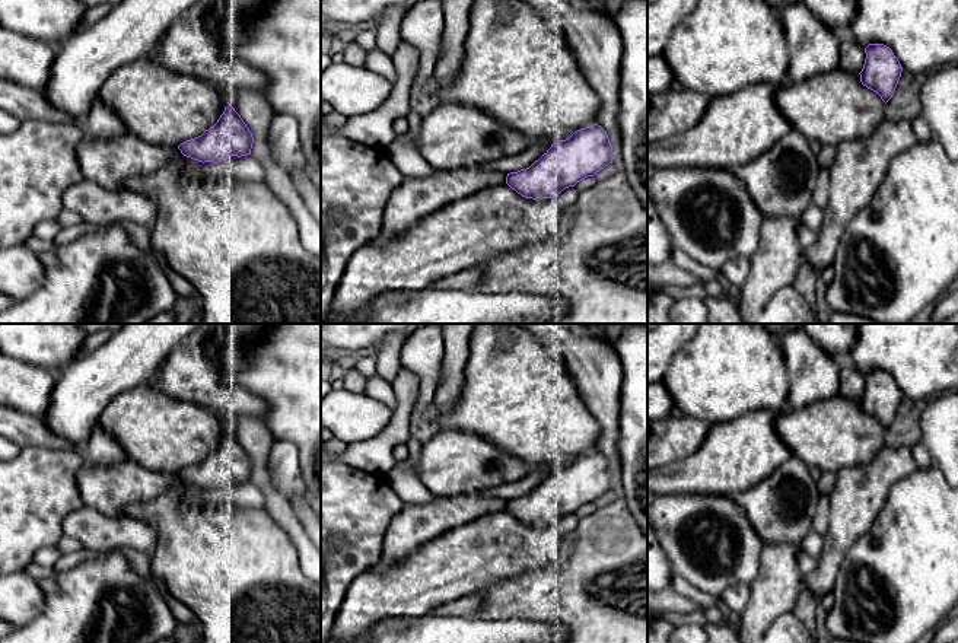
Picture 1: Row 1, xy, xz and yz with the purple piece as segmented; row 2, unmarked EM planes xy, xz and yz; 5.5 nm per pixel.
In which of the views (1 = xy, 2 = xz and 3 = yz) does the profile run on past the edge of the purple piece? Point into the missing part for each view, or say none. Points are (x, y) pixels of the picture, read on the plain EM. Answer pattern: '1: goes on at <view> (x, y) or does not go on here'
1: does not go on here
2: does not go on here
3: does not go on here

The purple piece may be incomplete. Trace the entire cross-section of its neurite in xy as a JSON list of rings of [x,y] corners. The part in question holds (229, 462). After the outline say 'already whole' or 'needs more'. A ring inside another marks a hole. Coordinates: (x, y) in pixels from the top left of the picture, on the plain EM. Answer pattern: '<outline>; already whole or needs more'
[[[232,432],[201,462],[178,472],[181,480],[198,488],[222,488],[229,483],[251,481],[254,464]]]; already whole

